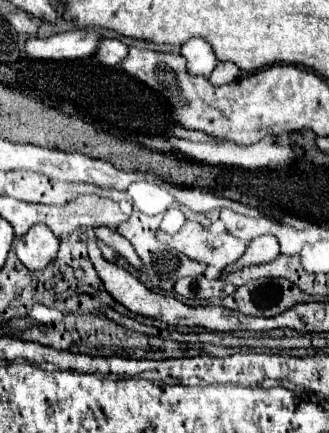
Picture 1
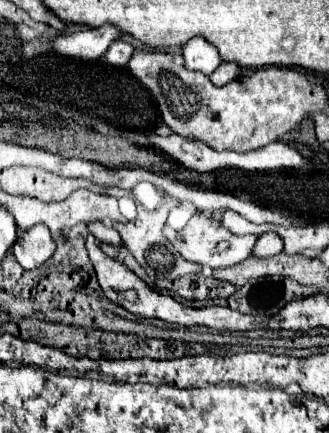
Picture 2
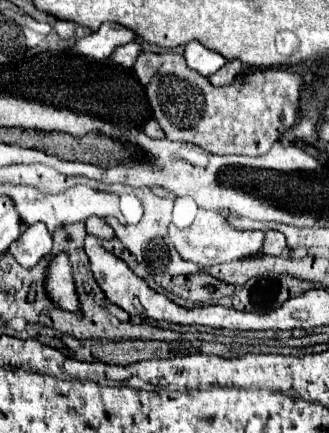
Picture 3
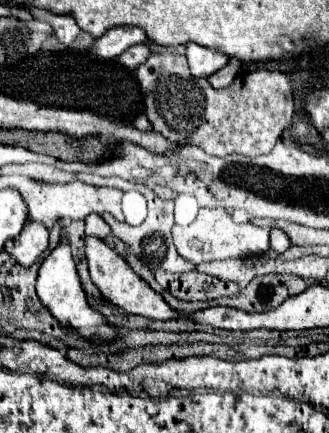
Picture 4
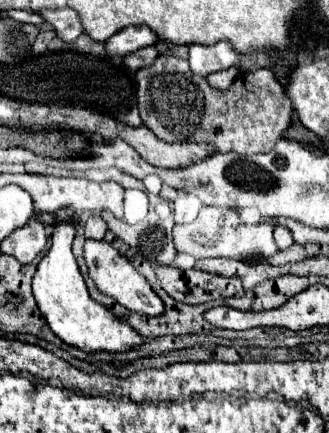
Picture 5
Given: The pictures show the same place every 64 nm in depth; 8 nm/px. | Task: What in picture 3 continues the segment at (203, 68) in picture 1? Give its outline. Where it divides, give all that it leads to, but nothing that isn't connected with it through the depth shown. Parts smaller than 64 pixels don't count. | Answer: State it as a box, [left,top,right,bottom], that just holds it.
[184,42,226,76]

